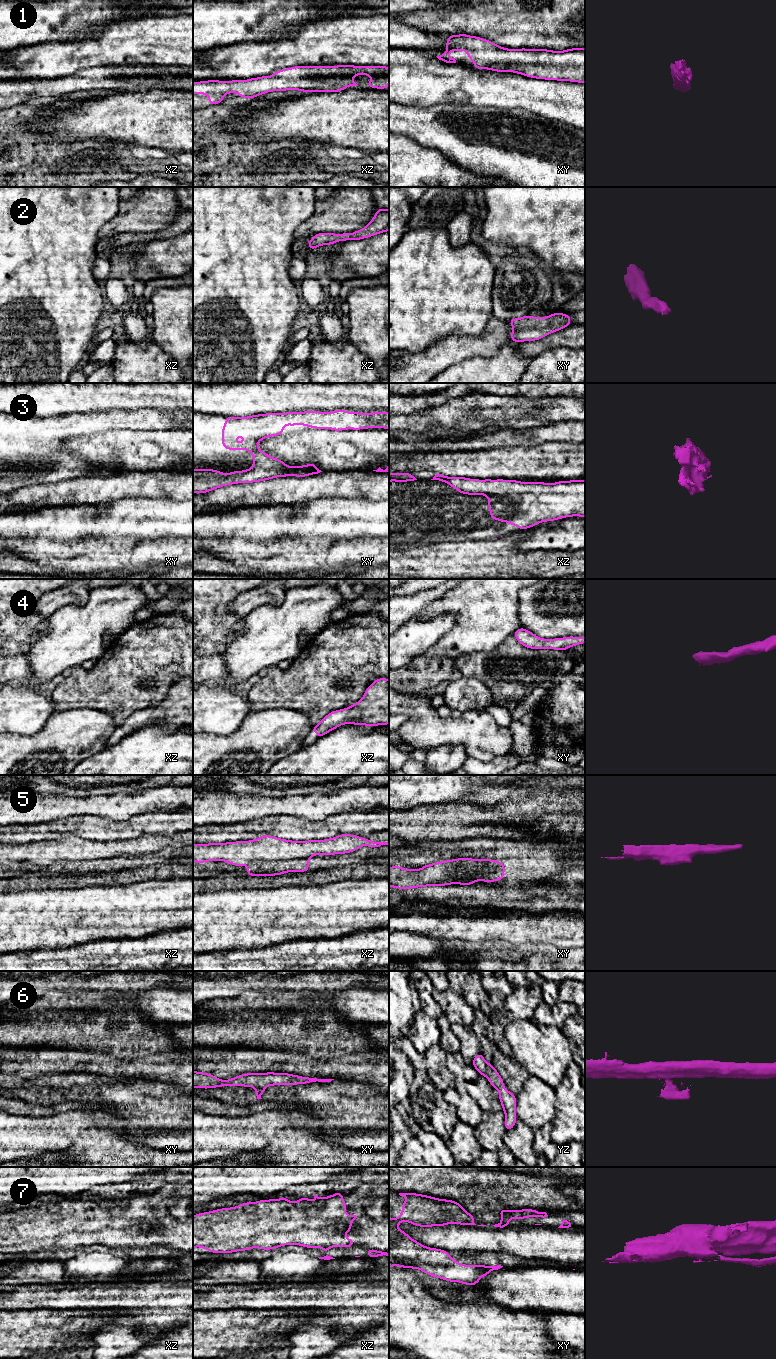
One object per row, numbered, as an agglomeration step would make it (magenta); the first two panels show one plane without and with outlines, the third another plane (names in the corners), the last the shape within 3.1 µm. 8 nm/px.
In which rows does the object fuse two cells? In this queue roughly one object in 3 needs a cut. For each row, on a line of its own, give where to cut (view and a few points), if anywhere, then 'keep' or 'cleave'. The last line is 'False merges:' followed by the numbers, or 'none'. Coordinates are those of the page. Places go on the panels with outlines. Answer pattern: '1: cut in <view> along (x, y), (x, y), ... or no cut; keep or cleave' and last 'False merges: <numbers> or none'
1: no cut; keep
2: no cut; keep
3: no cut; keep
4: no cut; keep
5: cut in xz along (309, 857), (255, 860), (246, 865); cleave
6: cut in xy along (264, 1087), (255, 1088); cleave
7: cut in xz along (321, 1247), (328, 1248); cleave
False merges: 5, 6, 7

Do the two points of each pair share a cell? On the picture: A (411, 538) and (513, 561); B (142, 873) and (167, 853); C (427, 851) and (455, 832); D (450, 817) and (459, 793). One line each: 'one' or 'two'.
A: two
B: two
C: two
D: two

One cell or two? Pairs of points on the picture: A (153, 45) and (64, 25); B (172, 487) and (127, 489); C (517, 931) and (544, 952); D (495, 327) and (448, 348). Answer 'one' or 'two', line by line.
A: two
B: one
C: two
D: one

